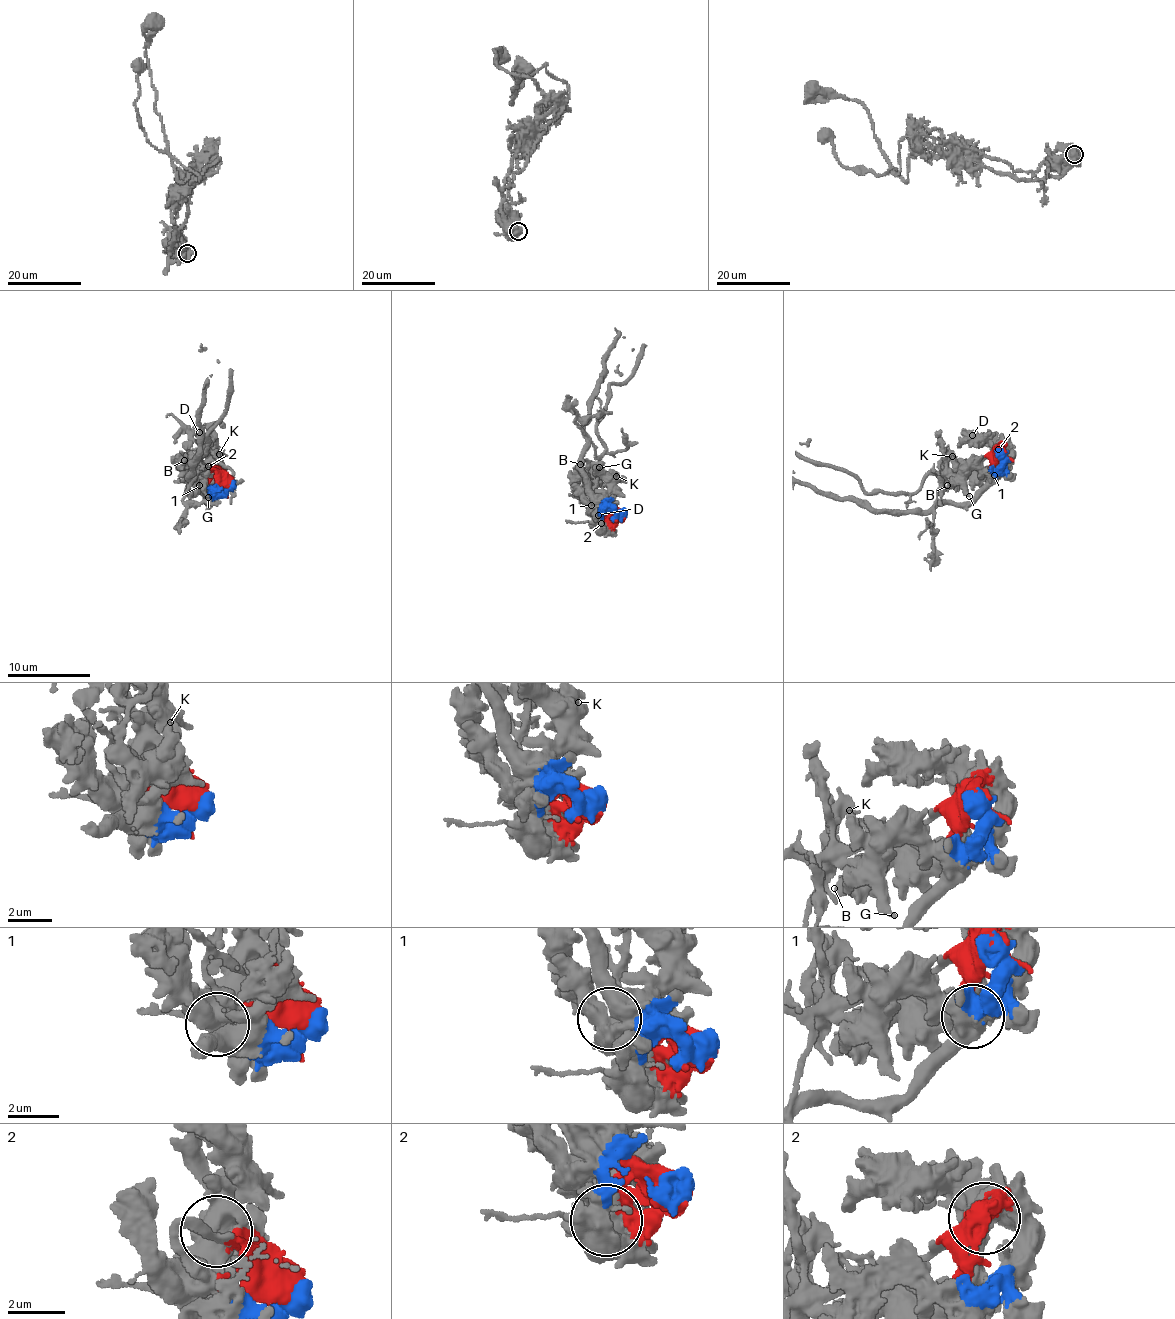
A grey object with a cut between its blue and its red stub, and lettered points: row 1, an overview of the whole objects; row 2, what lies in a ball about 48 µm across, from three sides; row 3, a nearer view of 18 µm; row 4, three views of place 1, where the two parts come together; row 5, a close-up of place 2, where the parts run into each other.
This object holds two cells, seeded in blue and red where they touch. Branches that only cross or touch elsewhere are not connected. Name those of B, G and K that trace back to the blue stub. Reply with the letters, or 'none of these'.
B, G, K

